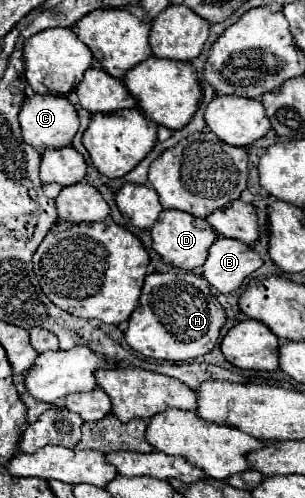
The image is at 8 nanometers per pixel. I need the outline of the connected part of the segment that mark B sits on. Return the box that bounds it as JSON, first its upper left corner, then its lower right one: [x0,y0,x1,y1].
[204,237,262,293]

